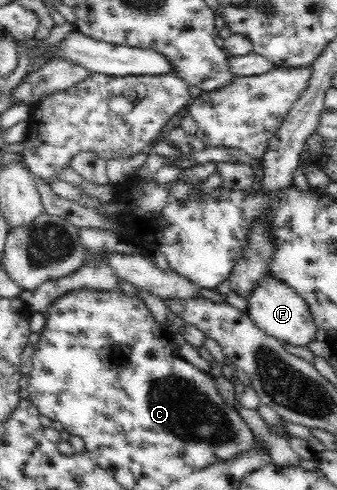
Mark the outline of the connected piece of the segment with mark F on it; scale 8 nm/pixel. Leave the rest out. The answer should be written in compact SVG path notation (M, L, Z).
M266 276L263 284L253 288L248 304L247 314L250 320L267 336L273 336L284 344L297 346L297 348L305 348L311 342L315 342L318 328L313 323L307 303L286 284Z

